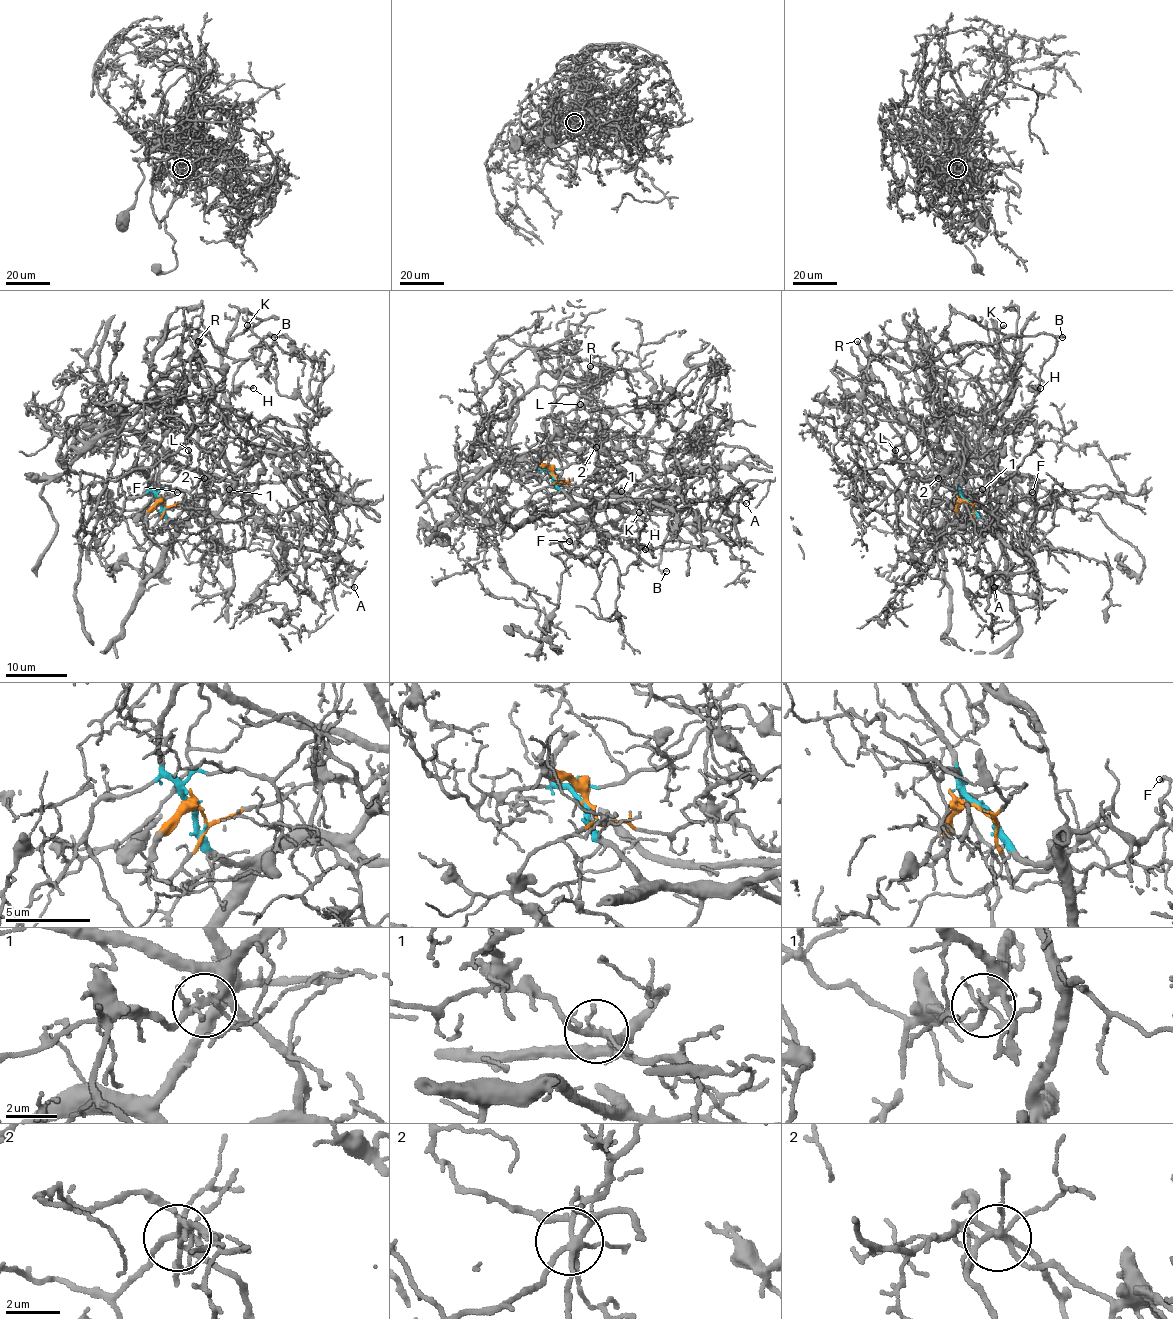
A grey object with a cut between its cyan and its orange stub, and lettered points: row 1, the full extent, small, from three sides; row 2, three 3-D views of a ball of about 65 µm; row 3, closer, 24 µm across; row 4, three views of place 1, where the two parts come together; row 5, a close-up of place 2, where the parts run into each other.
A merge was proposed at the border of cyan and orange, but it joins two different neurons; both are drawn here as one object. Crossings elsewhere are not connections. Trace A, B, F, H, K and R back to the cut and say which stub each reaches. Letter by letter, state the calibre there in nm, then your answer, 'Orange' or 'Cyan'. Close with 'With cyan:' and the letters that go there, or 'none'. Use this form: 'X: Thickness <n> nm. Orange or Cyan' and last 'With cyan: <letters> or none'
A: Thickness 110 nm. Orange
B: Thickness 170 nm. Cyan
F: Thickness 160 nm. Cyan
H: Thickness 140 nm. Cyan
K: Thickness 160 nm. Cyan
R: Thickness 190 nm. Cyan
With cyan: B, F, H, K, R

